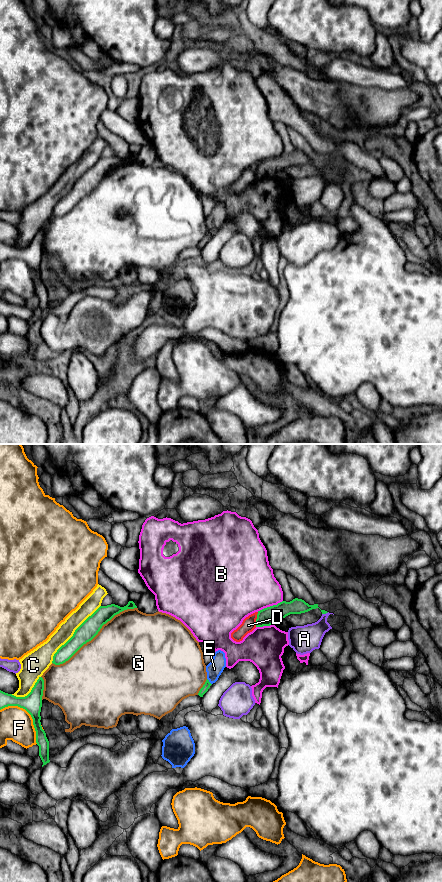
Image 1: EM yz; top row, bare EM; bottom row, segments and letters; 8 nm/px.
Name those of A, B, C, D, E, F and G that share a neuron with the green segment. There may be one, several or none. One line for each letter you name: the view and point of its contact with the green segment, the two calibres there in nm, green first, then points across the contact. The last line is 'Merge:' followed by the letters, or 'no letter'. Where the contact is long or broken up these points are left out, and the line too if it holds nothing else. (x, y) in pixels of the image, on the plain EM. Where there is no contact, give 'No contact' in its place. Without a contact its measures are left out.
E: Touches green at yz (208, 233). Thickness 60 nm (green) against 130 nm
Merge: E

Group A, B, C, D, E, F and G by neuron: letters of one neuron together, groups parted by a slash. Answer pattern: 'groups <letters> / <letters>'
groups A / B / C / D / E / F / G

